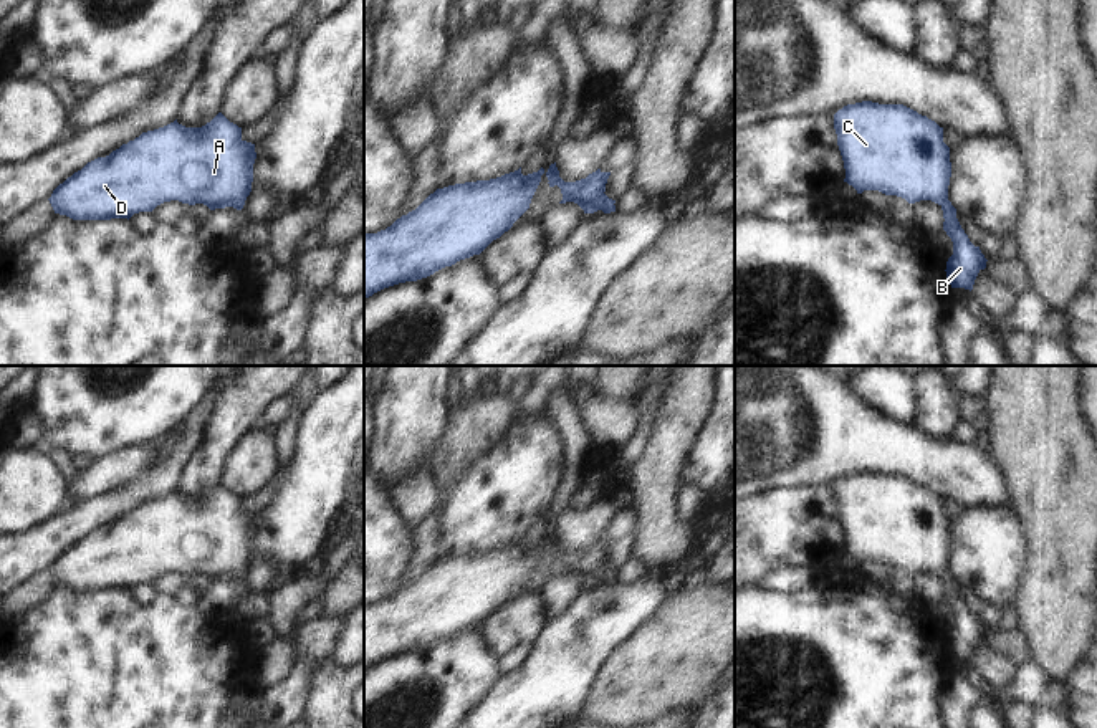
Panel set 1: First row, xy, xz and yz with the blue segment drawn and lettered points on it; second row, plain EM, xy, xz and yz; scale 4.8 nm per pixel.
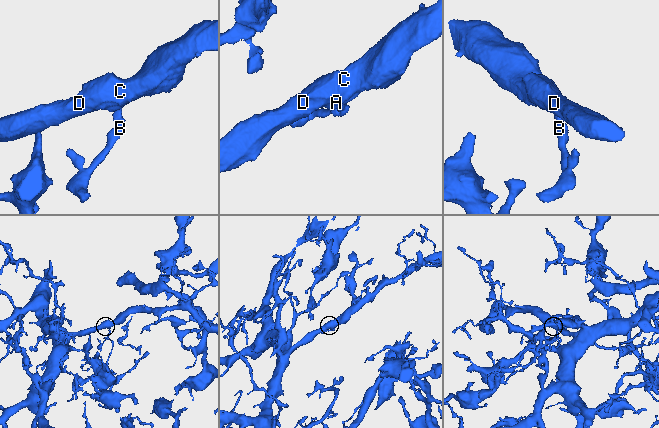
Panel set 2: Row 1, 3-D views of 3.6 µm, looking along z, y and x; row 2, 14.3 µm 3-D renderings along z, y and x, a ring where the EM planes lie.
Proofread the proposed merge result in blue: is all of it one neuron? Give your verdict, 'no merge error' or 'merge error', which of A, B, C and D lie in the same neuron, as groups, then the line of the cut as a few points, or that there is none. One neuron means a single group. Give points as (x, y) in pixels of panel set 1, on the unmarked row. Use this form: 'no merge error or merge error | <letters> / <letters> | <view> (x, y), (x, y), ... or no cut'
no merge error | A B C D | no cut

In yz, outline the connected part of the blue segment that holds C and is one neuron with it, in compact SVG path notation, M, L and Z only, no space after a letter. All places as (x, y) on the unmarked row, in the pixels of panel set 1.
M862 472L839 480L834 500L844 553L857 564L879 561L908 574L932 571L941 577L943 601L953 612L946 649L951 659L971 662L988 630L970 612L948 571L951 533L943 498L903 475Z

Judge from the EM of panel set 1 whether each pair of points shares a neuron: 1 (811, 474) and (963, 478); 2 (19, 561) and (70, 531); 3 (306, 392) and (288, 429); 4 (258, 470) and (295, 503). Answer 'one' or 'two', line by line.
1: one
2: one
3: one
4: two

